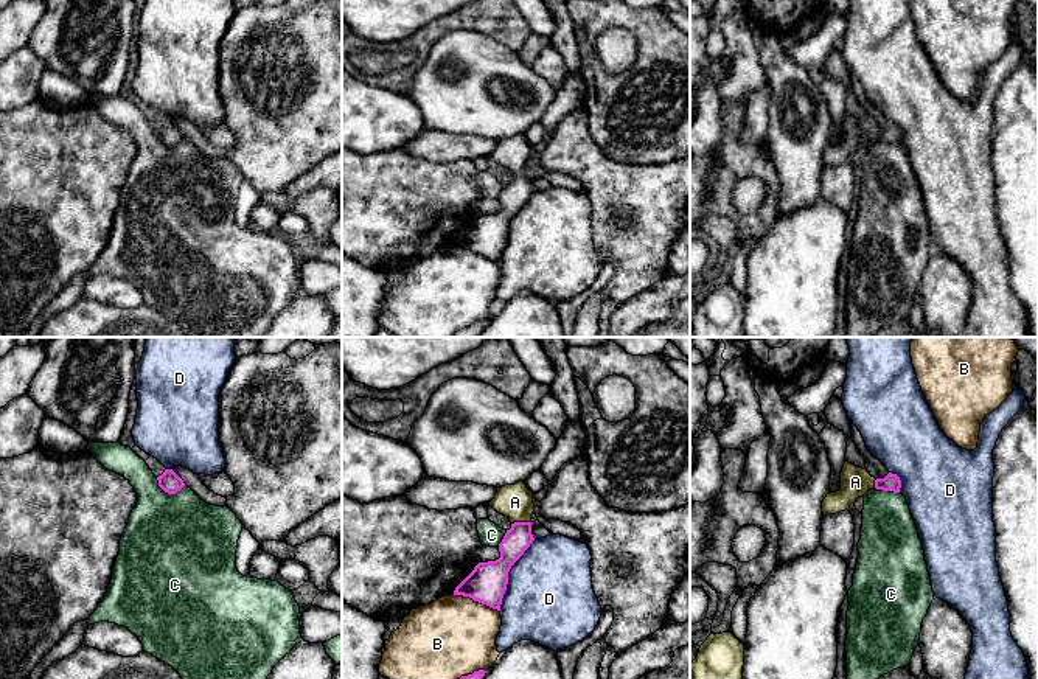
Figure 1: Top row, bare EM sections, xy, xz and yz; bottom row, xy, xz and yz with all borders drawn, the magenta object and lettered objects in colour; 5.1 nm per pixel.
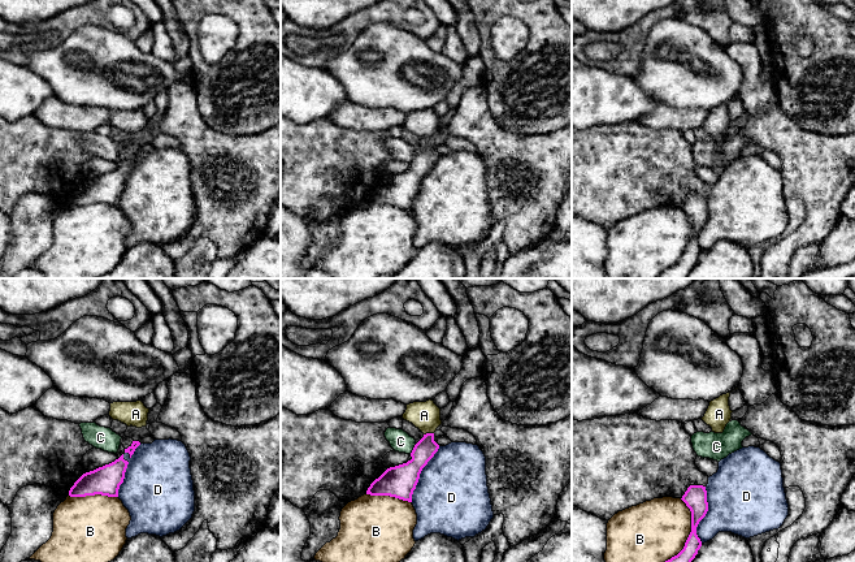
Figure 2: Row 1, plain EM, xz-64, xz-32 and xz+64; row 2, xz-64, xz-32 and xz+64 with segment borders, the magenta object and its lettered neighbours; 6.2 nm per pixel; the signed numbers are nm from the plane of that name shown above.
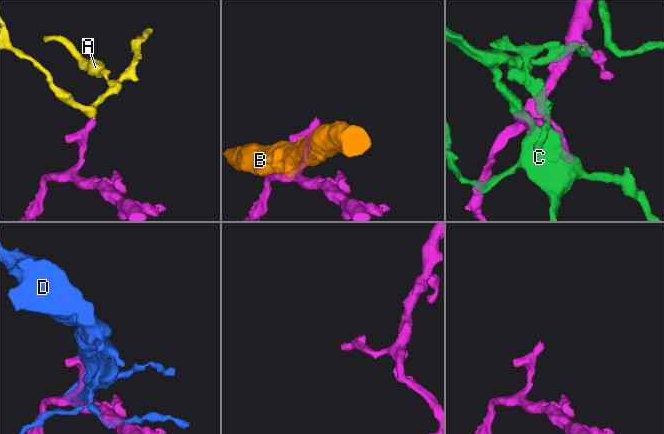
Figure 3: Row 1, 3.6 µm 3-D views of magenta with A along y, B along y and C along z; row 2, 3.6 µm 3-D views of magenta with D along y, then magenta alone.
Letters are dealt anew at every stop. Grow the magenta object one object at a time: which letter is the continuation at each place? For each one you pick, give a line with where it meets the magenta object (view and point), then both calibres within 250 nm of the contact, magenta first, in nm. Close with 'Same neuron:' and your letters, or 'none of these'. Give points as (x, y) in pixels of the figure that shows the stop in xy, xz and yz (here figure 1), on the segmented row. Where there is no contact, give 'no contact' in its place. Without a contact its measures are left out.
A: contact xz (521, 522); calibres 140 and 180 nm
Same neuron: A

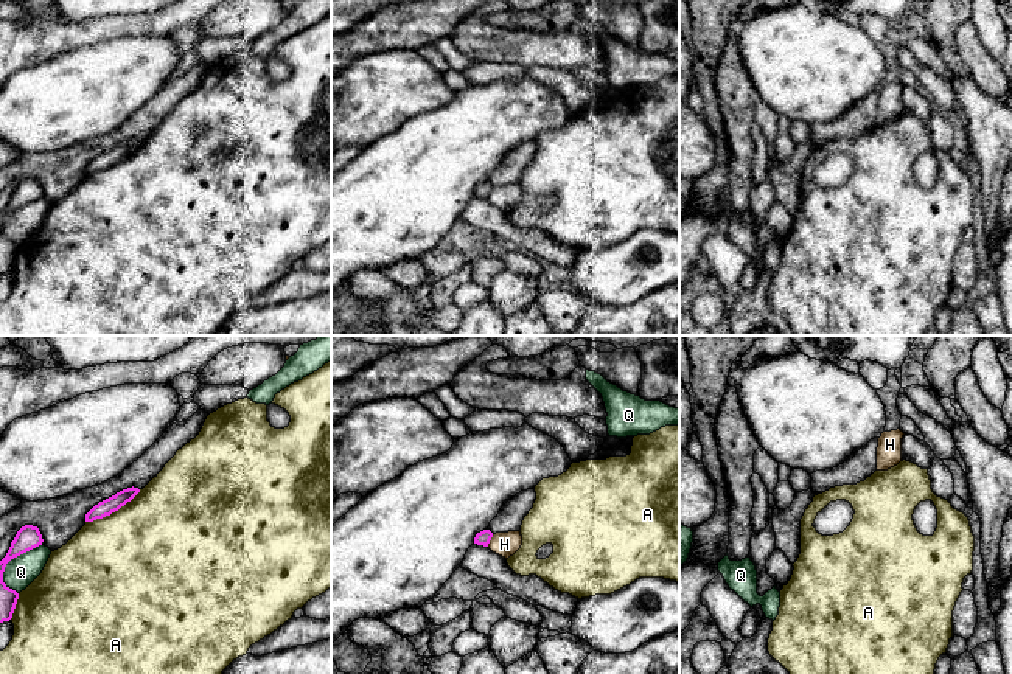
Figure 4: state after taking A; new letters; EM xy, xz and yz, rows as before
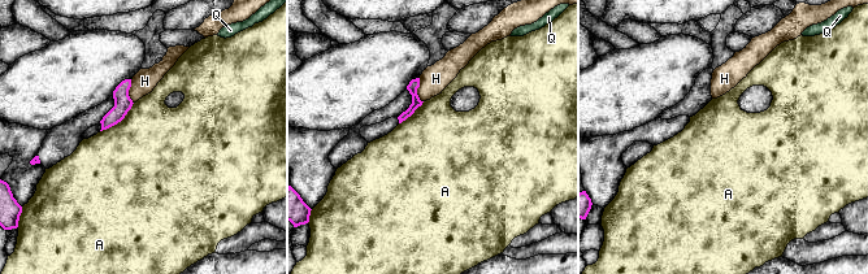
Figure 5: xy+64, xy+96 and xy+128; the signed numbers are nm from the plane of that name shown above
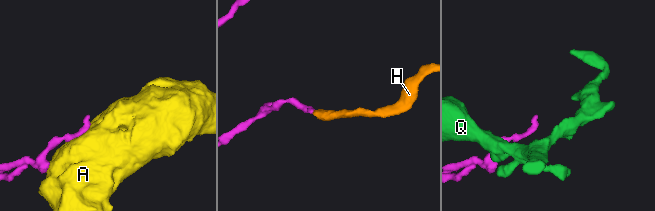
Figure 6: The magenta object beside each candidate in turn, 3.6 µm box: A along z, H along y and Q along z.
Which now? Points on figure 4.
Same neuron: none of these

